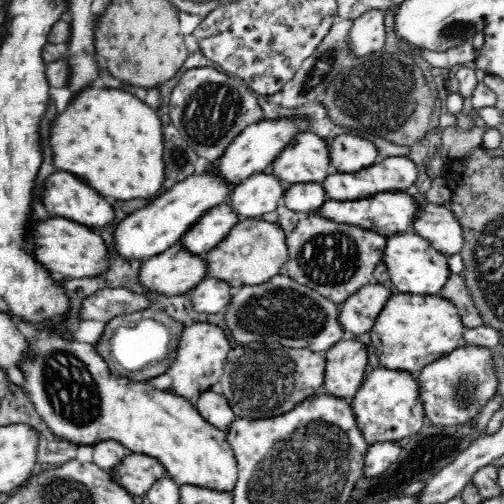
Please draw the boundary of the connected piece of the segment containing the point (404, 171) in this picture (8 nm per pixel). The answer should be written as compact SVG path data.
M406 156L388 157L352 174L331 173L320 184L324 193L328 194L327 199L338 202L360 200L360 198L373 196L373 194L406 190L414 185L418 178L416 167L417 165L408 160Z

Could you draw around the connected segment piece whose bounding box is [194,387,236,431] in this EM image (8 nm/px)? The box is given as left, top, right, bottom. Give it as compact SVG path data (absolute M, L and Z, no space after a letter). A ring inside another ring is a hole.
M216 387L200 393L194 405L205 422L220 430L228 430L236 419L228 401Z

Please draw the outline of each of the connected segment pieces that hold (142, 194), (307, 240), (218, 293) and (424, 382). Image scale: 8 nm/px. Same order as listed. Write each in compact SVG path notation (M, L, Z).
M86 88L50 124L54 166L76 174L102 196L148 198L164 182L162 124L150 106L116 88Z
M302 215L296 228L286 236L286 246L288 256L282 274L298 284L322 294L332 303L340 305L360 288L374 284L373 273L376 266L381 263L386 237L371 230L360 230L354 226L340 226L338 223L318 218L318 216L308 218L308 216Z
M205 277L194 288L188 290L192 309L196 313L216 314L223 312L232 300L233 289L220 280Z
M464 345L428 363L416 374L425 417L436 426L456 426L474 419L490 396L497 392L498 378L492 365L491 349Z

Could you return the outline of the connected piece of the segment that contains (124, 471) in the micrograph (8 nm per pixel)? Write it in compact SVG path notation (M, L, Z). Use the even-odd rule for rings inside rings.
M128 452L114 468L108 470L112 479L124 487L131 495L142 495L150 486L165 476L164 467L160 461L144 453Z

